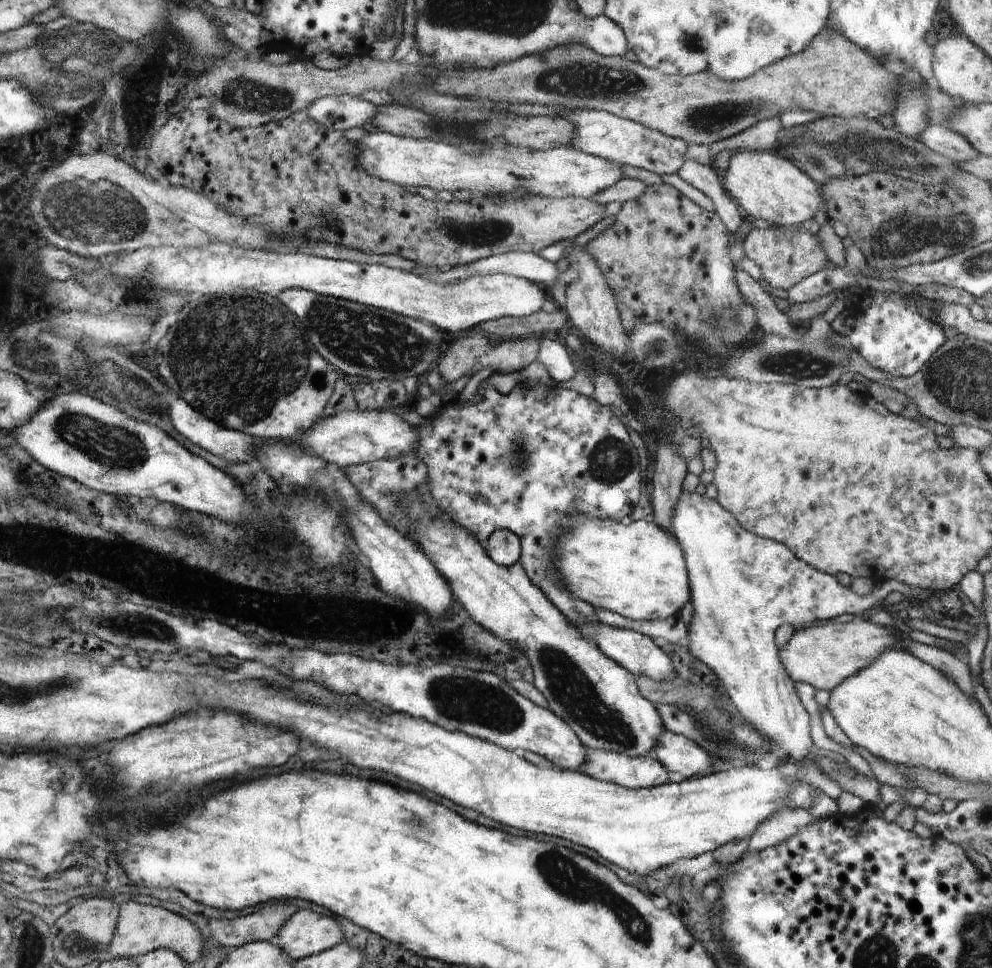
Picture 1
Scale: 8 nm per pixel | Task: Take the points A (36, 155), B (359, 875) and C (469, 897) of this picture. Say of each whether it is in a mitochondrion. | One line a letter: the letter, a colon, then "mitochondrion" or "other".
A: other
B: other
C: other

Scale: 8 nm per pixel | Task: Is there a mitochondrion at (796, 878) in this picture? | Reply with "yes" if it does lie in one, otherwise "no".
no

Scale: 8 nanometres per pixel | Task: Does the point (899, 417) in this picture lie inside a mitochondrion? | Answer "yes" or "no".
no

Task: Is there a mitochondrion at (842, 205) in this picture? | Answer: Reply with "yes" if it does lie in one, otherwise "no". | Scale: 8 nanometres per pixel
no

